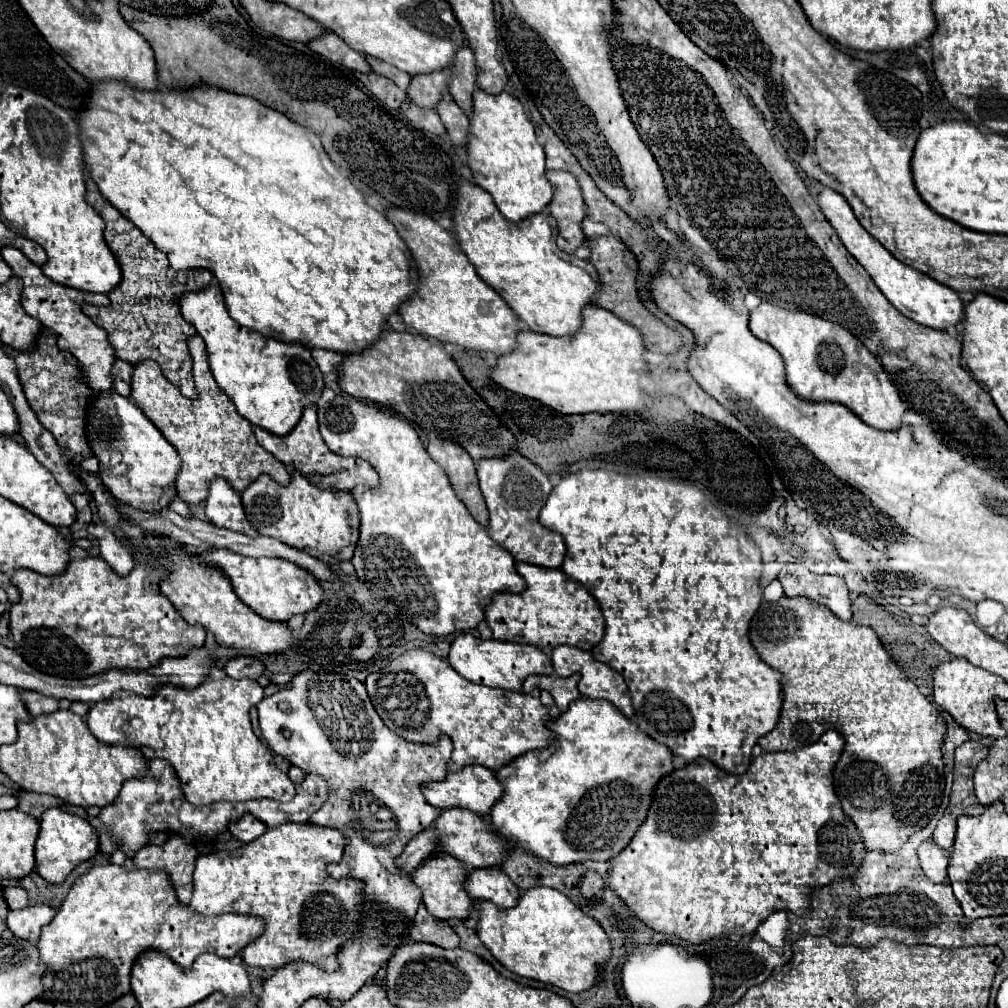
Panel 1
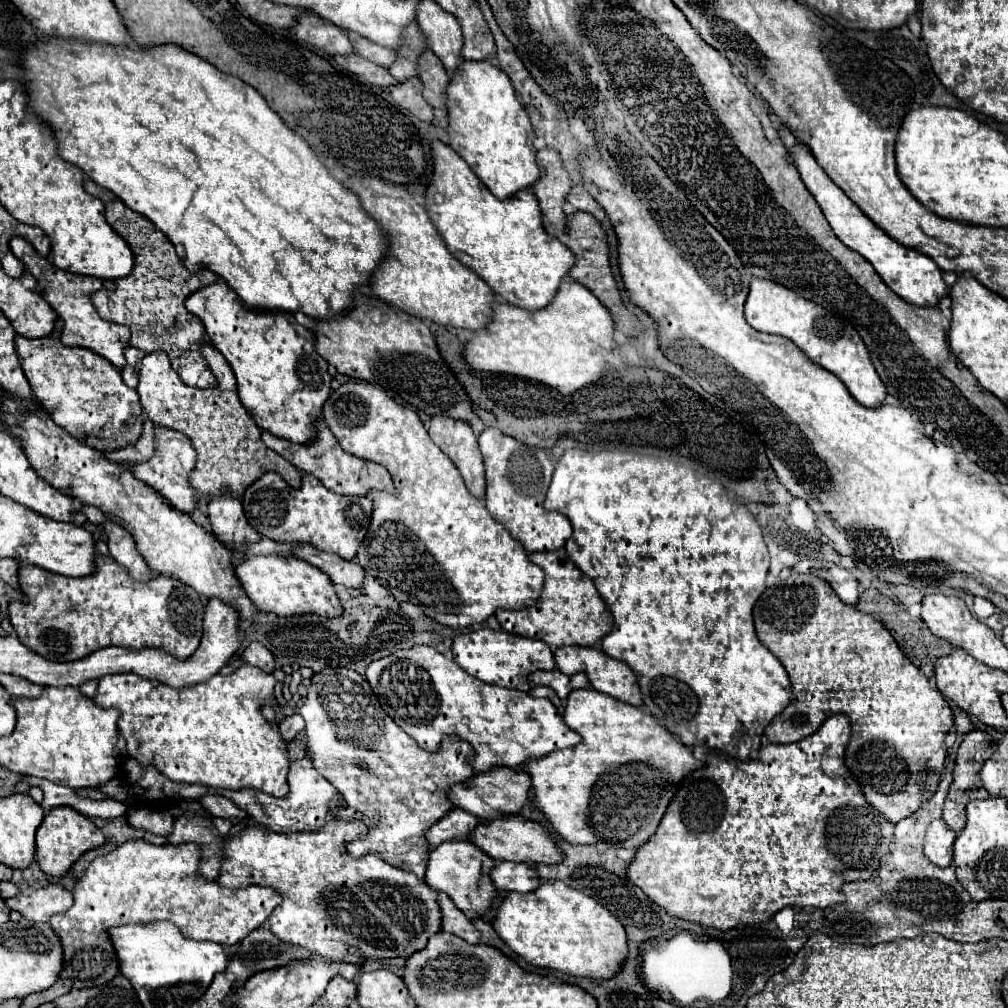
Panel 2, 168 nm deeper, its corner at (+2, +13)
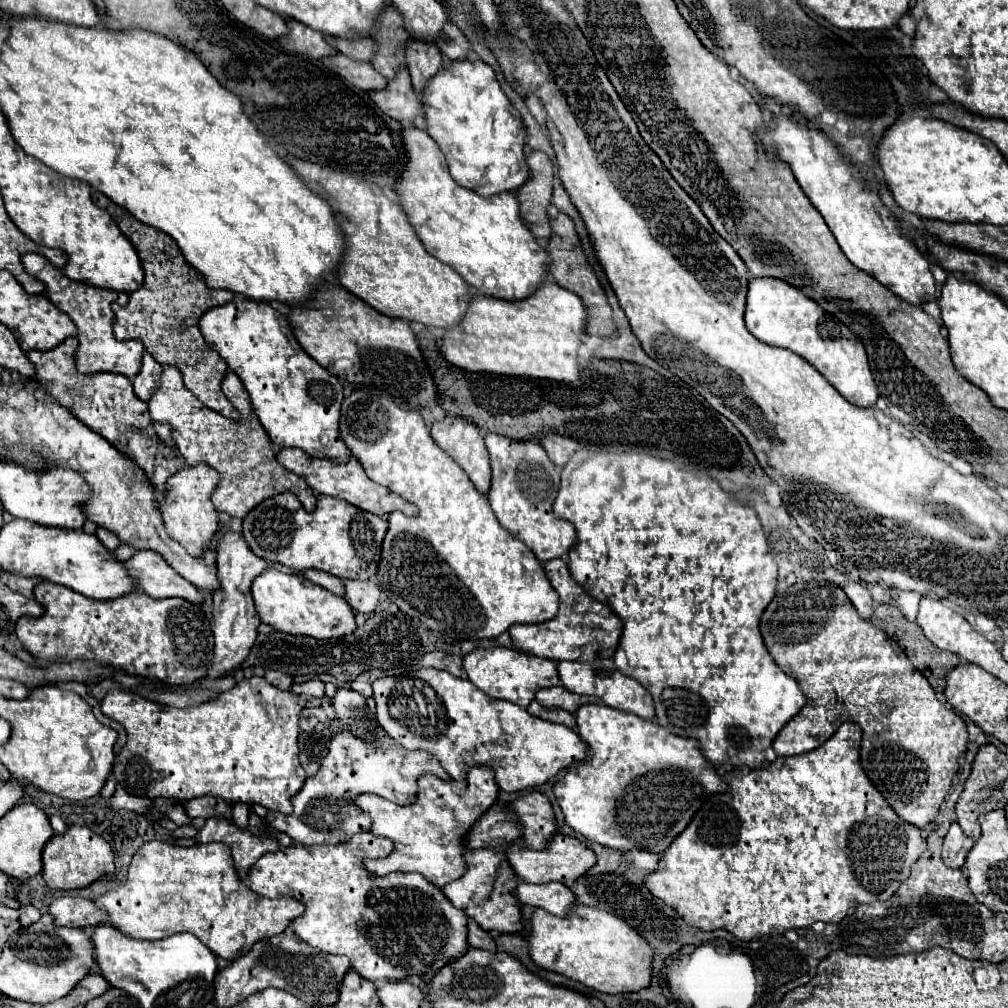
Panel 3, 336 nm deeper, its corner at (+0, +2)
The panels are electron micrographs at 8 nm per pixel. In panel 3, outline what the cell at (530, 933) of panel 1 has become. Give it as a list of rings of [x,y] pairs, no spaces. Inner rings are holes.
[[[575,904],[567,916],[553,916],[535,908],[527,946],[531,960],[539,968],[577,980],[597,992],[637,992],[651,982],[651,946],[621,918],[605,910]]]

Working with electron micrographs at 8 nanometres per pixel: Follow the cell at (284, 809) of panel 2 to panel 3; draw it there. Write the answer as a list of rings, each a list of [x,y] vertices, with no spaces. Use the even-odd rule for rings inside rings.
[[[343,730],[337,732],[331,740],[331,750],[327,758],[321,762],[321,768],[315,776],[309,776],[303,784],[303,816],[299,814],[281,814],[281,812],[267,812],[265,822],[285,832],[291,840],[299,844],[341,844],[349,840],[353,834],[367,832],[371,826],[371,818],[363,814],[355,804],[353,798],[357,794],[377,794],[395,804],[411,804],[415,802],[417,794],[417,776],[423,772],[431,772],[439,778],[449,780],[447,772],[439,766],[437,758],[425,752],[411,752],[393,740],[387,734],[377,734],[377,746],[355,738],[351,732]]]

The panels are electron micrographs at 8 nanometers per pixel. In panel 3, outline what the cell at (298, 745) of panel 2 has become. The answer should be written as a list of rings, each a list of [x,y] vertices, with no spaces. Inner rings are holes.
[[[323,724],[315,726],[311,732],[299,734],[299,762],[307,772],[307,776],[319,770],[327,752],[329,752],[329,736]]]

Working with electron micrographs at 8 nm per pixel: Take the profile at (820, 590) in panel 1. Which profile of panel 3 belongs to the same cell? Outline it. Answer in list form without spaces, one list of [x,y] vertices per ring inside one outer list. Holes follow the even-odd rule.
[[[843,576],[833,580],[833,582],[837,582],[843,588],[843,592],[847,594],[847,598],[851,600],[851,604],[855,606],[855,610],[859,612],[861,618],[869,618],[873,614],[873,598],[861,582],[853,582],[853,580],[847,580]]]

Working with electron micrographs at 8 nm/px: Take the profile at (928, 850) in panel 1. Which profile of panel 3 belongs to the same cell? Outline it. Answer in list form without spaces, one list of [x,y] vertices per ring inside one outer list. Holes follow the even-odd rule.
[[[951,824],[945,840],[943,840],[943,852],[941,858],[949,868],[961,868],[965,862],[967,852],[971,850],[975,842],[971,838],[967,838],[963,834],[963,830],[959,830],[959,824]]]

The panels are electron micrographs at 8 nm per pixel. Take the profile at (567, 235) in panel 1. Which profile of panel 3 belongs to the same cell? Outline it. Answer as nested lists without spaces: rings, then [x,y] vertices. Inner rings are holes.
[[[533,152],[527,156],[529,164],[529,180],[523,184],[523,190],[517,192],[521,204],[521,216],[525,224],[531,228],[535,238],[549,240],[551,238],[551,222],[547,214],[547,206],[551,204],[553,194],[553,166],[545,152]]]

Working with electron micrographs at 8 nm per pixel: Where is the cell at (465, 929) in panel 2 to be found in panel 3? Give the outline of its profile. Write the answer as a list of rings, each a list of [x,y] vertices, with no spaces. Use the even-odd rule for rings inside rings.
[[[469,918],[469,928],[467,928],[467,940],[469,940],[469,946],[475,946],[475,948],[483,948],[483,950],[495,950],[495,942],[491,938],[489,932],[485,932],[477,922],[473,922]]]

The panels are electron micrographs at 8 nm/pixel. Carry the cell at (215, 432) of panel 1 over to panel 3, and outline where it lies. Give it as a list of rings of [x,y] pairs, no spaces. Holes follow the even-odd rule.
[[[167,366],[161,374],[161,384],[151,396],[149,414],[153,422],[169,424],[171,436],[183,454],[187,466],[205,462],[211,468],[219,472],[219,484],[211,494],[211,502],[219,512],[227,512],[235,518],[245,518],[249,510],[253,510],[259,502],[265,498],[271,498],[279,492],[291,490],[299,502],[311,512],[315,508],[315,496],[313,490],[307,486],[307,482],[293,472],[285,470],[275,460],[275,450],[271,448],[271,440],[267,432],[263,430],[261,422],[257,420],[249,394],[237,374],[227,372],[223,378],[223,394],[233,402],[235,410],[239,412],[239,420],[231,420],[221,416],[219,412],[205,408],[185,386],[181,380],[181,372],[175,366]]]

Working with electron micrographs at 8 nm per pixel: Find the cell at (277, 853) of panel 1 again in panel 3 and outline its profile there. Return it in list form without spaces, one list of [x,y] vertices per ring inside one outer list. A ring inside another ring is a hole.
[[[355,834],[351,840],[343,842],[343,844],[335,844],[335,846],[301,846],[301,844],[291,844],[287,848],[281,848],[277,852],[267,852],[263,854],[257,864],[251,866],[249,870],[249,888],[259,894],[259,896],[265,896],[265,898],[271,898],[271,896],[291,896],[299,902],[305,904],[305,914],[301,918],[295,918],[291,920],[291,932],[297,934],[297,938],[301,938],[303,942],[307,942],[311,948],[315,950],[323,950],[325,954],[337,954],[337,956],[347,956],[349,962],[351,962],[351,968],[363,976],[365,980],[369,982],[379,982],[379,980],[389,980],[389,978],[405,978],[409,974],[423,974],[427,970],[431,970],[431,962],[433,962],[433,972],[437,972],[443,964],[447,964],[449,960],[453,960],[455,956],[463,954],[467,950],[467,916],[463,914],[463,910],[457,910],[441,892],[441,888],[433,886],[431,882],[427,882],[423,876],[419,876],[417,873],[403,873],[403,872],[393,872],[387,874],[387,876],[375,876],[371,872],[365,870],[363,866],[363,860],[365,858],[383,858],[383,856],[389,856],[393,850],[393,842],[389,838],[377,838],[373,834]]]

